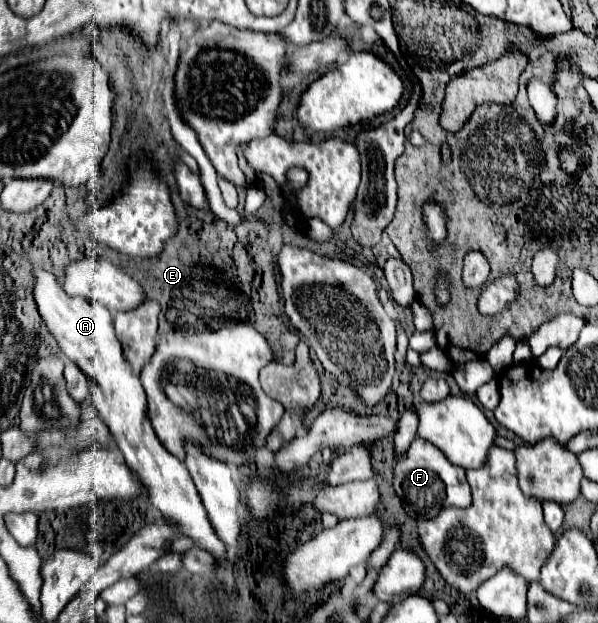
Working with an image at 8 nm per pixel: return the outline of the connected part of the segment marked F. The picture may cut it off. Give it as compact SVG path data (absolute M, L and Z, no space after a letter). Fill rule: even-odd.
M417 437L407 455L395 465L395 491L403 501L403 509L413 519L433 519L443 509L449 507L469 507L471 505L471 489L465 479L465 469L453 465L441 449L437 449L433 443Z

